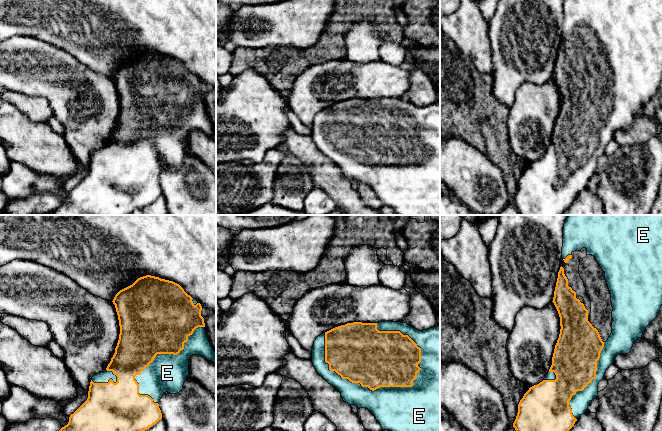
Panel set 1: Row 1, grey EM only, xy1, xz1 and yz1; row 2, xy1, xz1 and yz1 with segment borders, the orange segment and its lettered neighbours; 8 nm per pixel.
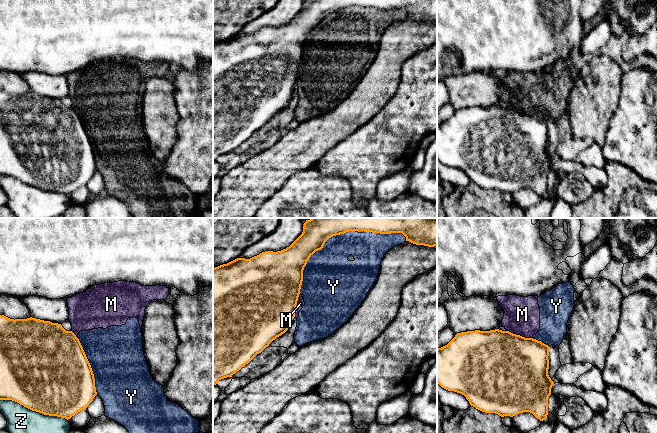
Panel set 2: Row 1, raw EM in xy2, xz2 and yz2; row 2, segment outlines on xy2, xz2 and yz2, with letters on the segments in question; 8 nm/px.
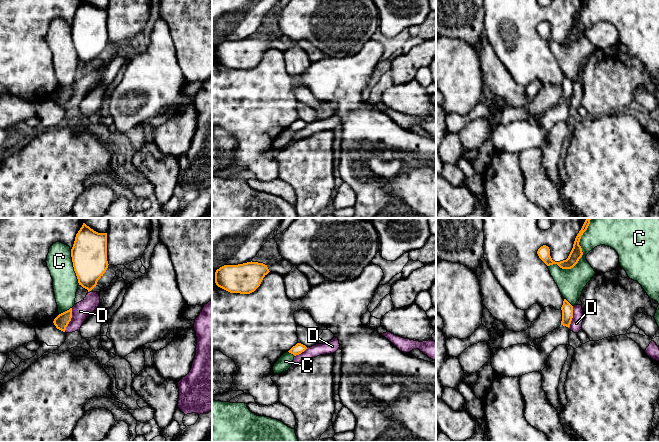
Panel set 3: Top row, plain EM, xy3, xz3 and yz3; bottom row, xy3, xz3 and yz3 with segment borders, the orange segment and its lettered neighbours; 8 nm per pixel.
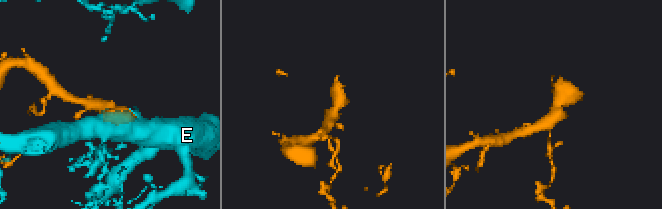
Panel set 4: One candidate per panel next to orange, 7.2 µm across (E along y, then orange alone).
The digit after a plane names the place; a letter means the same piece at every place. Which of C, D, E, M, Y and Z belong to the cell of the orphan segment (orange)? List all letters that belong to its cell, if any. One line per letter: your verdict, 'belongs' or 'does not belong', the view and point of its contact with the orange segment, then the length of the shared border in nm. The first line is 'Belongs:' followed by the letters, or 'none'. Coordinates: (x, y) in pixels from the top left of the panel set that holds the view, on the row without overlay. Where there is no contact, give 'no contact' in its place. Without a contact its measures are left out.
Belongs: E
C: does not belong; meets orange in yz3 at (580, 33); contact 480 nm long
D: does not belong; meets orange in xy3 at (70, 96); contact 200 nm long
E: belongs; meets orange in xz1 at (361, 161); contact 850 nm long
M: does not belong; meets orange in yz2 at (519, 111); contact 220 nm long
Y: does not belong; meets orange in xz2 at (315, 27); contact 700 nm long
Z: does not belong; meets orange in xy2 at (34, 186); contact 550 nm long

